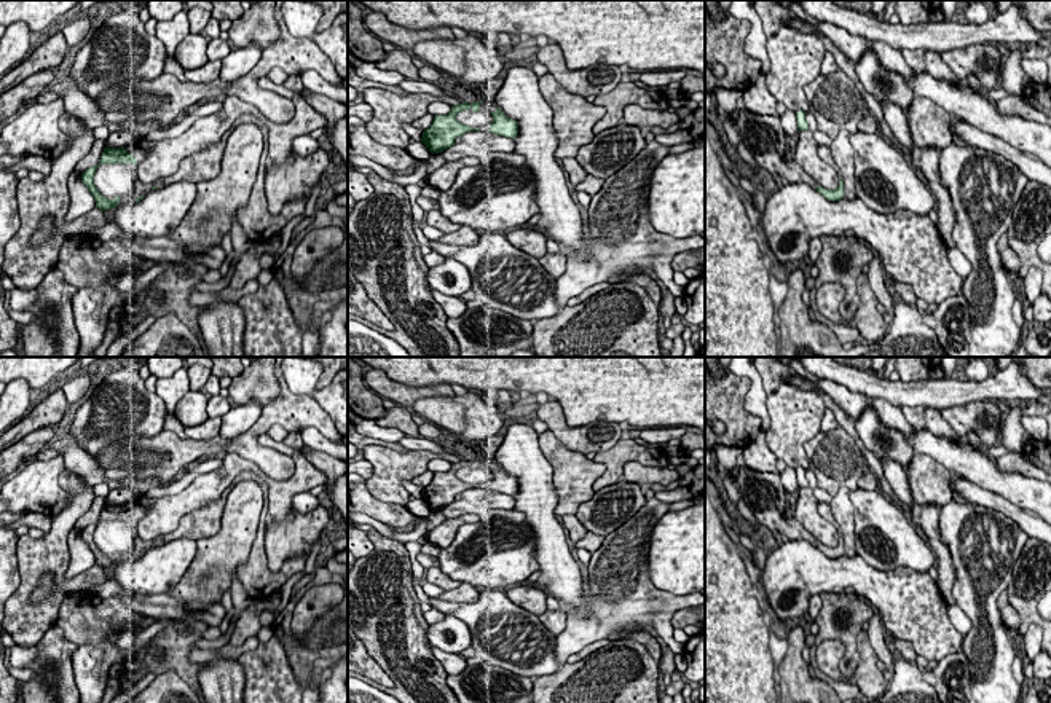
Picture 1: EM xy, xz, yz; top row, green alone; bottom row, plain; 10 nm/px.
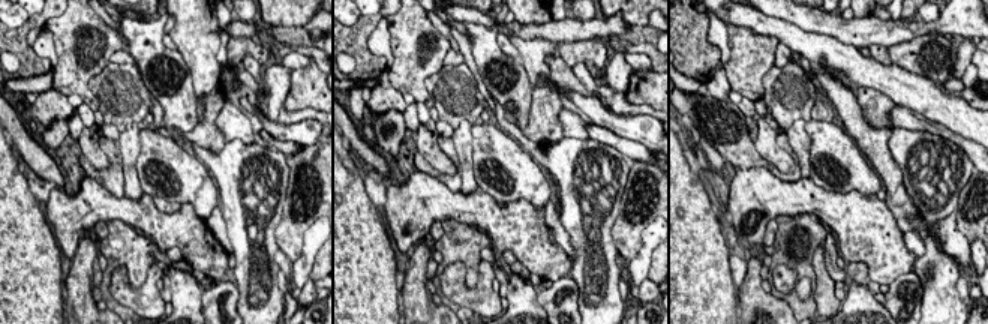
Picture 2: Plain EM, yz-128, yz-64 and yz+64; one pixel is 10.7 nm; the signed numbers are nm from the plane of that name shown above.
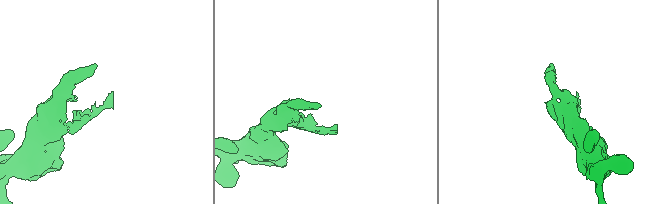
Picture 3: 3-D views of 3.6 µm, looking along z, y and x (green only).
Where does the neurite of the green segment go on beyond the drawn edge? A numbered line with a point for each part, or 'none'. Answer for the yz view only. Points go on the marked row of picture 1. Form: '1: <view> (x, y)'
1: yz (764, 136)

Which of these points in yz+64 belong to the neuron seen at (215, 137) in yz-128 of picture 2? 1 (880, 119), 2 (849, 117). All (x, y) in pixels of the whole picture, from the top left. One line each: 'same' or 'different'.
1: same
2: different

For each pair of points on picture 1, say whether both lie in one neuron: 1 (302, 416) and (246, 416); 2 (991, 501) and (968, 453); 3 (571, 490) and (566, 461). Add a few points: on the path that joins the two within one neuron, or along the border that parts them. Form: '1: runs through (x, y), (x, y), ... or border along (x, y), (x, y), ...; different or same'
1: border along (263, 408), (247, 429), (238, 435), (227, 437); different
2: border along (962, 475), (1019, 507); different
3: runs through (571, 483), (570, 467); same

